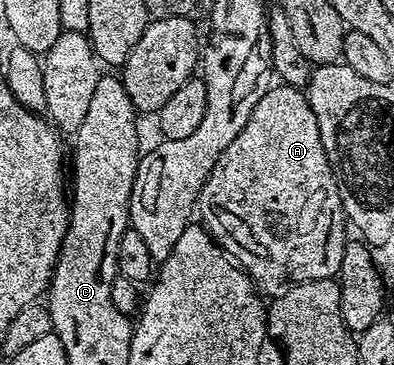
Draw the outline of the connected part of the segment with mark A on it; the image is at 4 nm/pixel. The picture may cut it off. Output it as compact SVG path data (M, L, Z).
M277 83L263 94L259 103L255 103L255 111L251 111L251 119L247 119L243 131L239 131L239 135L231 139L231 147L227 147L227 151L219 155L219 163L215 163L211 175L203 183L201 193L197 196L195 209L199 217L201 213L199 221L203 228L212 235L214 241L225 250L226 254L245 270L262 294L280 294L286 287L299 281L336 278L339 267L343 263L343 251L347 244L347 236L345 237L347 218L345 209L341 206L341 196L337 190L337 181L333 177L333 169L323 151L323 139L319 135L319 123L315 119L315 111L311 111L308 96L300 88Z

